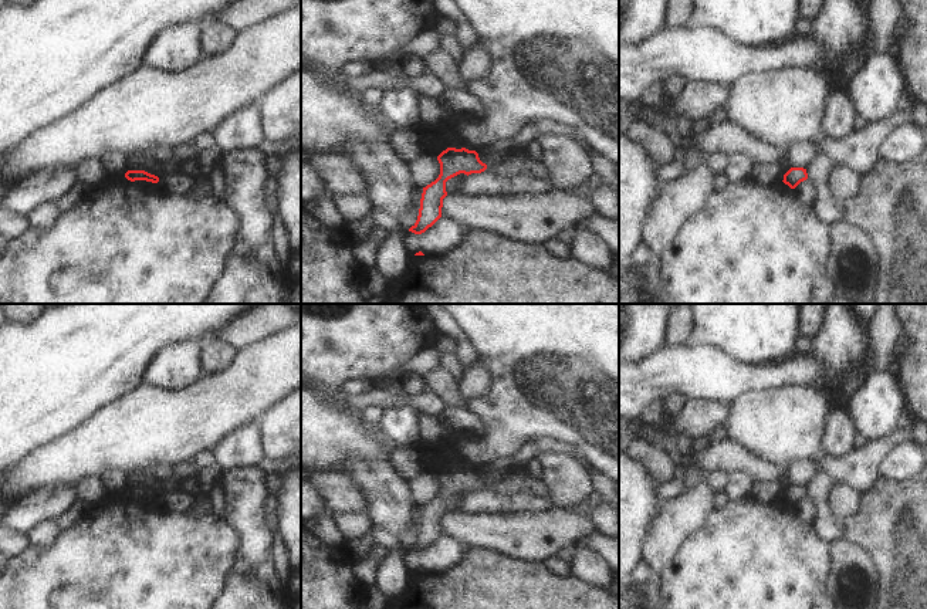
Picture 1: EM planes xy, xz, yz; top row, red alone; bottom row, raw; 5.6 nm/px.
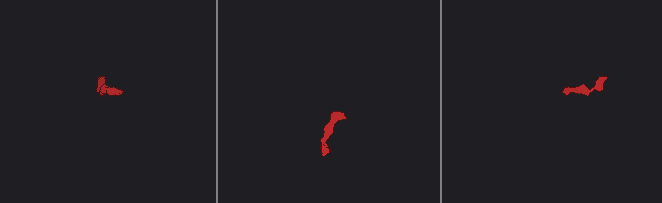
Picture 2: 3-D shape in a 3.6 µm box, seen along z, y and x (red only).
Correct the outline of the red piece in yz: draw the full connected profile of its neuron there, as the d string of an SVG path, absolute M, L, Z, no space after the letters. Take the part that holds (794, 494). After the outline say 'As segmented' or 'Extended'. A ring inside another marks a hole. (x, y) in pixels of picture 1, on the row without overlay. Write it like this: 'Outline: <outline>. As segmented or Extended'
Outline: M791 485L784 493L784 501L788 503L791 507L795 507L801 500L808 497L806 487L803 485Z. As segmented

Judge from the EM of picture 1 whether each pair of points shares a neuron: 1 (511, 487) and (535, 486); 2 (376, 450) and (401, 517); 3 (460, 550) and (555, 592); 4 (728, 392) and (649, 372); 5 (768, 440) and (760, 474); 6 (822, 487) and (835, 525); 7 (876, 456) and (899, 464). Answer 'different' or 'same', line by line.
1: same
2: different
3: different
4: same
5: different
6: same
7: different

